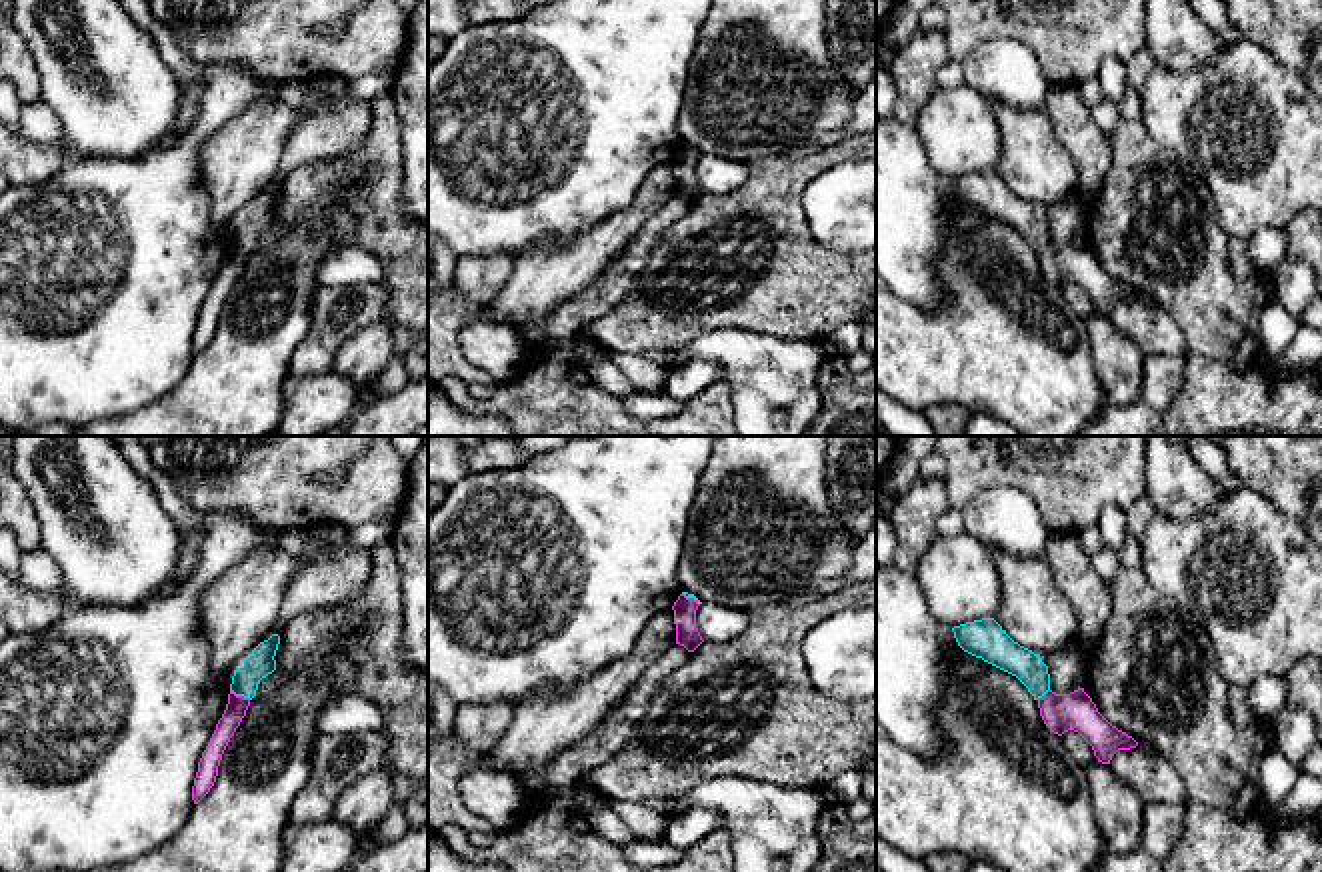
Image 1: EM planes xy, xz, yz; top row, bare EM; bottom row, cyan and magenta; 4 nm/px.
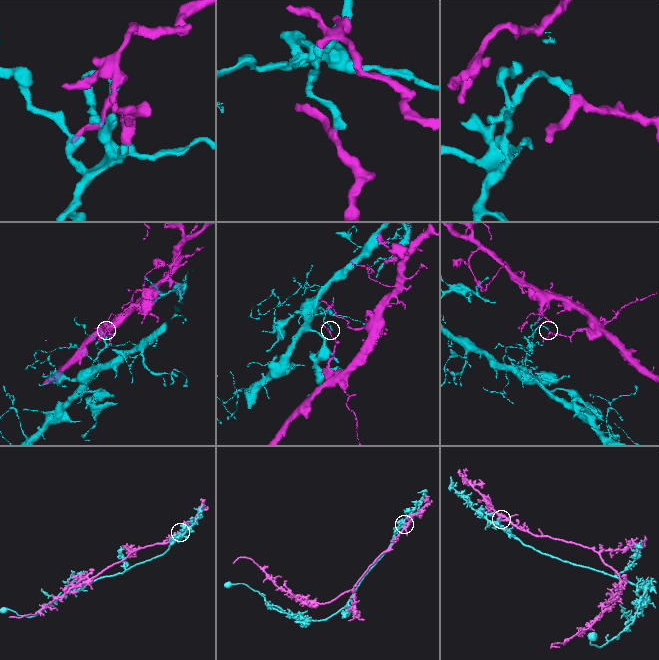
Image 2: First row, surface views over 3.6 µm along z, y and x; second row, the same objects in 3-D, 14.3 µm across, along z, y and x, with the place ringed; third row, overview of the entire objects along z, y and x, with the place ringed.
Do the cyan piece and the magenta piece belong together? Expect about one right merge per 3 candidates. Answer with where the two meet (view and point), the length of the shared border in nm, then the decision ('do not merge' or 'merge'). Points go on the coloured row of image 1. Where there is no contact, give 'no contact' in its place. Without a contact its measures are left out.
xy (240, 694) | 100 nm | do not merge

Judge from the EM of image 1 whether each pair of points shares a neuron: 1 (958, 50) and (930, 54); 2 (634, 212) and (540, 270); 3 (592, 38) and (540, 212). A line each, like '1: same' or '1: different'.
1: different
2: same
3: same

